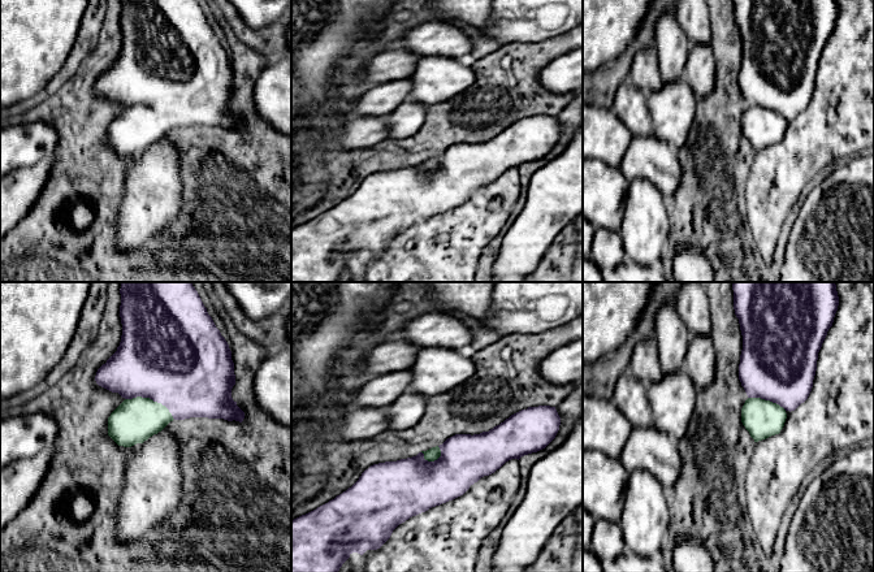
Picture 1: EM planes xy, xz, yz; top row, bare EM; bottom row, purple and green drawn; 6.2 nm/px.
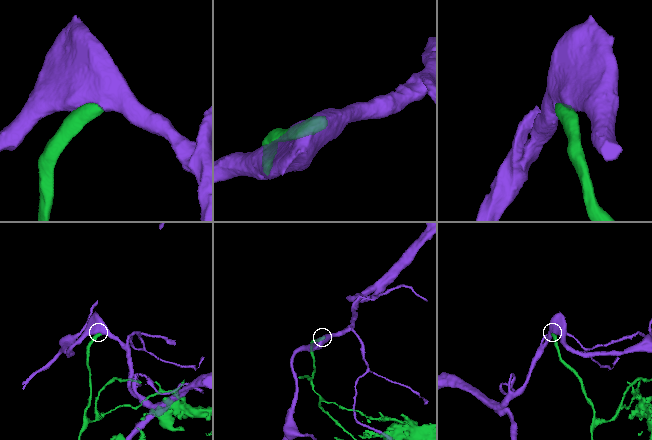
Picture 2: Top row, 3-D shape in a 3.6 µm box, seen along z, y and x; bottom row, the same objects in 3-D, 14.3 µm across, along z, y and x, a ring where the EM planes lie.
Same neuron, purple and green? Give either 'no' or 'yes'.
yes

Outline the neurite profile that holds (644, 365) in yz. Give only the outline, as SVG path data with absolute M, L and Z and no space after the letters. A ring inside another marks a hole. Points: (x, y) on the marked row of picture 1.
M649 339L635 344L628 372L644 386L657 384L663 373L657 360L657 341Z

